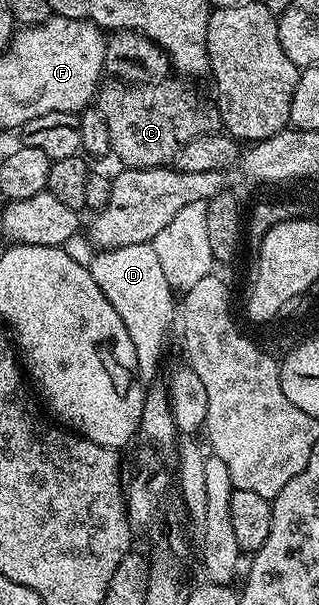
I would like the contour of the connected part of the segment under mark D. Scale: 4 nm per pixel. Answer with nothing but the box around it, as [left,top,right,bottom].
[89,243,175,387]

